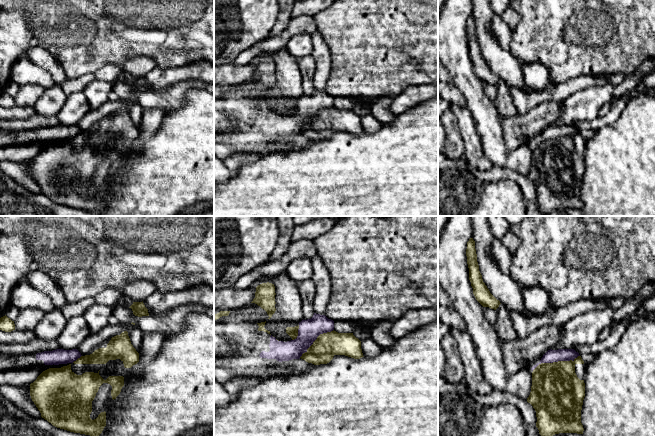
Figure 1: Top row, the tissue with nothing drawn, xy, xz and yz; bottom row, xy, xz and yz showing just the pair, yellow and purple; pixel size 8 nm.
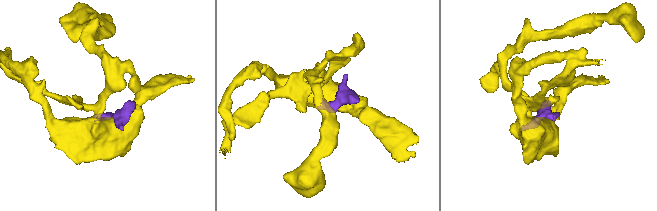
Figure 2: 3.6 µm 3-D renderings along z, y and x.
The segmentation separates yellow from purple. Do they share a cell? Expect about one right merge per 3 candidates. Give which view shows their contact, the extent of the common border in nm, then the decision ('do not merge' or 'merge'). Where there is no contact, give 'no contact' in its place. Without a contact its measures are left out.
contact in yz; length 400 nm; do not merge

